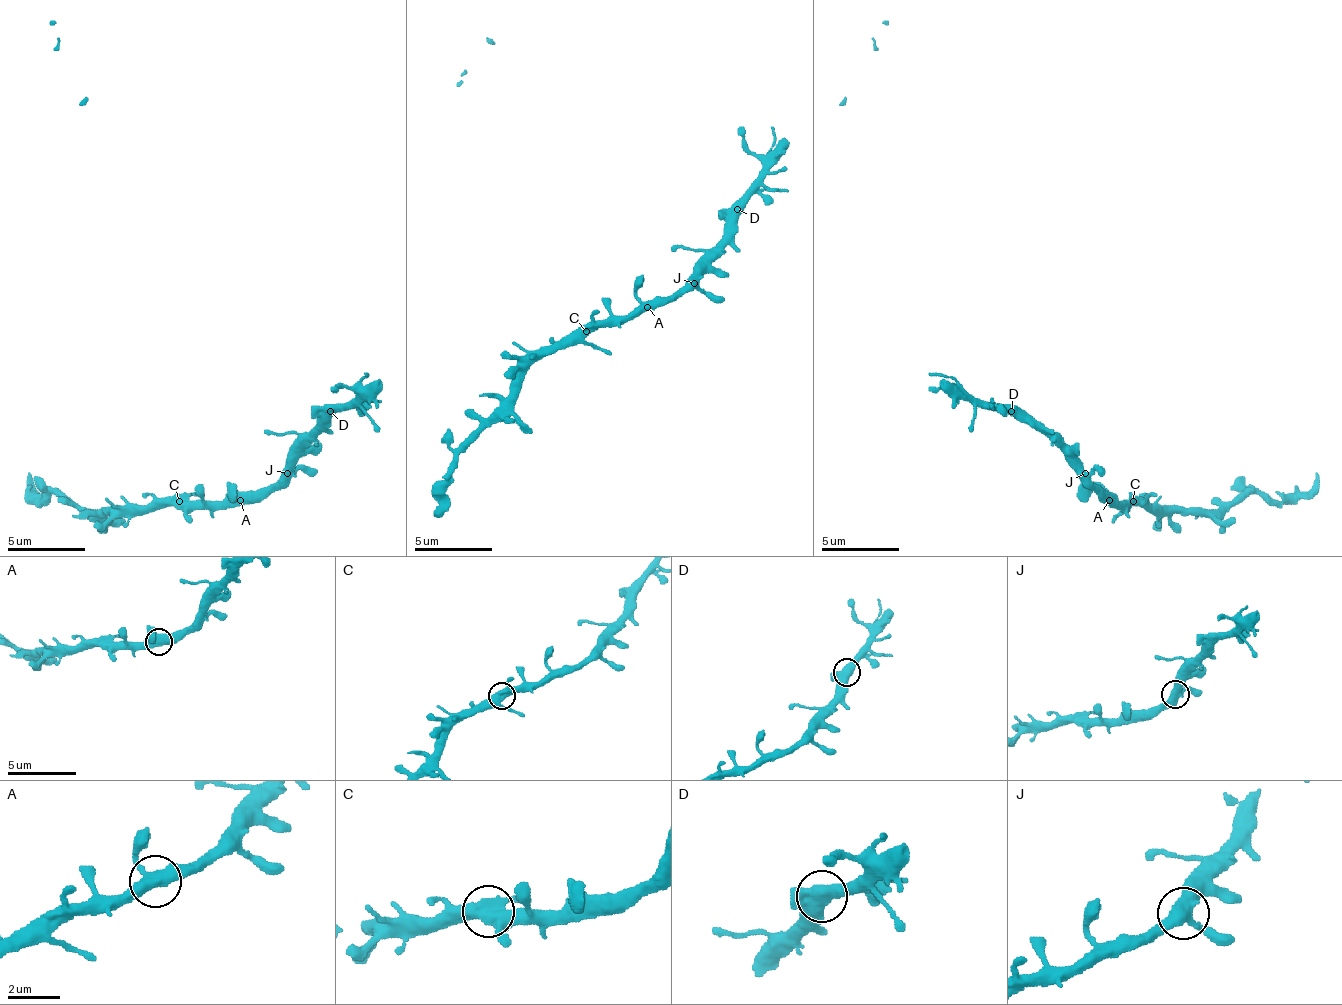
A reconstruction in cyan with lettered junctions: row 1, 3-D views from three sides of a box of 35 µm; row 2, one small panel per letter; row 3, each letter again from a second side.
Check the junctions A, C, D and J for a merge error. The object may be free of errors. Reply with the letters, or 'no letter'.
no letter

